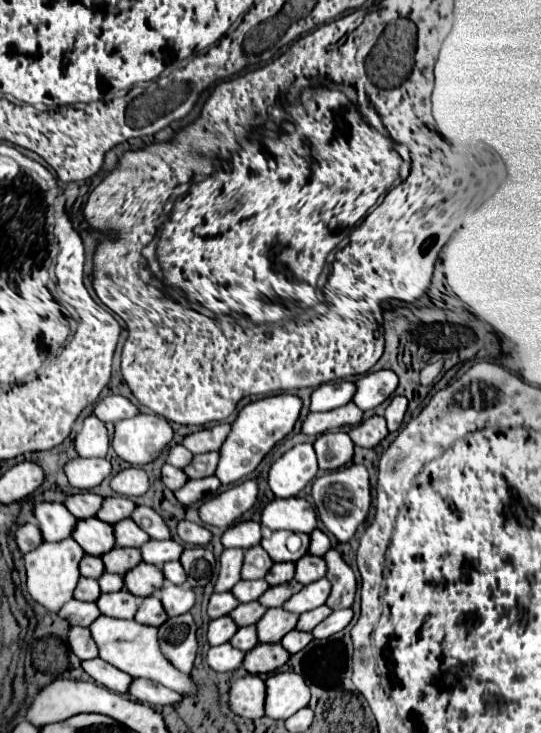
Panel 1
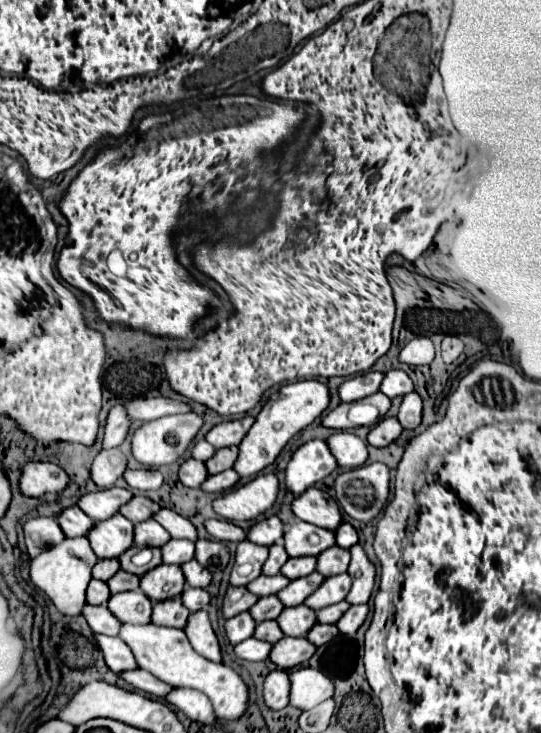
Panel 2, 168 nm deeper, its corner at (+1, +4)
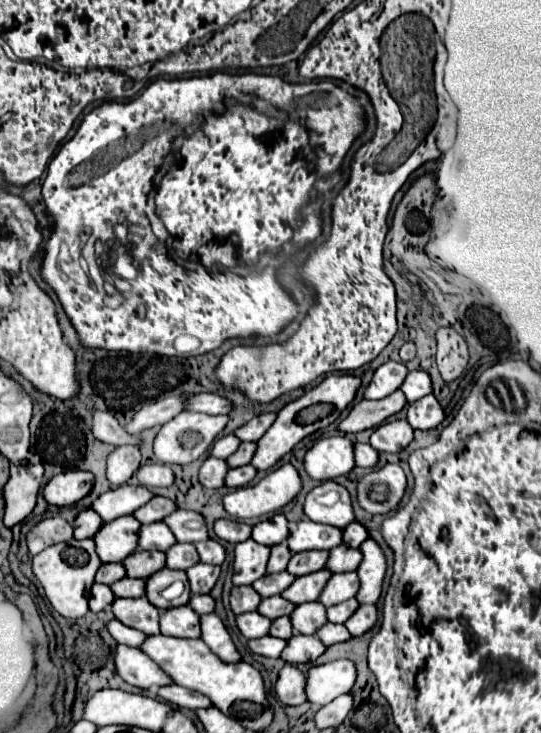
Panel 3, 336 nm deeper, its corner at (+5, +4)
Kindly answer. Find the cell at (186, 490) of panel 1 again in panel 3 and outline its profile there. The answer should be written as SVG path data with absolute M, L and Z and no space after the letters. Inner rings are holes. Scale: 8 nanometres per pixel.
M239 466L239 468L233 468L227 472L225 476L225 486L227 488L239 488L239 486L245 486L249 484L253 478L255 478L257 470L253 466Z

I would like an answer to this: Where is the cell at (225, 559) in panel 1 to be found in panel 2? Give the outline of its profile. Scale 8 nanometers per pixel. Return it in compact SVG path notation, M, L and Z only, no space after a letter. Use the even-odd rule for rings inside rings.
M239 542L235 554L233 572L231 572L231 586L247 586L257 576L261 576L263 562L269 556L267 546L259 546L253 542Z

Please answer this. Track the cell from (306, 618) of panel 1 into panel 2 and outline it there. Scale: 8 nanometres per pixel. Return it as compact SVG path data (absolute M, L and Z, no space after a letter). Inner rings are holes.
M339 602L339 604L335 604L335 606L327 606L327 608L319 610L319 612L317 612L319 622L325 622L325 624L335 624L335 622L343 616L343 612L345 612L349 606L351 606L349 602Z

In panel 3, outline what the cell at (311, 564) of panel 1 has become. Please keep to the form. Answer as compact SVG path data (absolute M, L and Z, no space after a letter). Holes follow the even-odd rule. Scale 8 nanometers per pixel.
M345 544L329 550L329 560L327 560L327 568L331 572L351 572L357 570L357 566L361 564L361 552L347 548Z

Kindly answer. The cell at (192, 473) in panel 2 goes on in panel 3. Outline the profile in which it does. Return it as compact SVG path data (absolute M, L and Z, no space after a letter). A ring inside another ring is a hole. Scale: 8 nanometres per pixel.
M205 458L199 468L199 482L205 488L223 488L223 476L227 474L225 460L219 458Z

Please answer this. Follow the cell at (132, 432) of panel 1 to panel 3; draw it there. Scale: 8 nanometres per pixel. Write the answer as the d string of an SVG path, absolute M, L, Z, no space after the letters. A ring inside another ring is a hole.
M181 412L161 426L153 438L153 454L163 464L189 464L201 458L211 444L217 440L219 432L225 428L227 416L209 416L199 412Z

